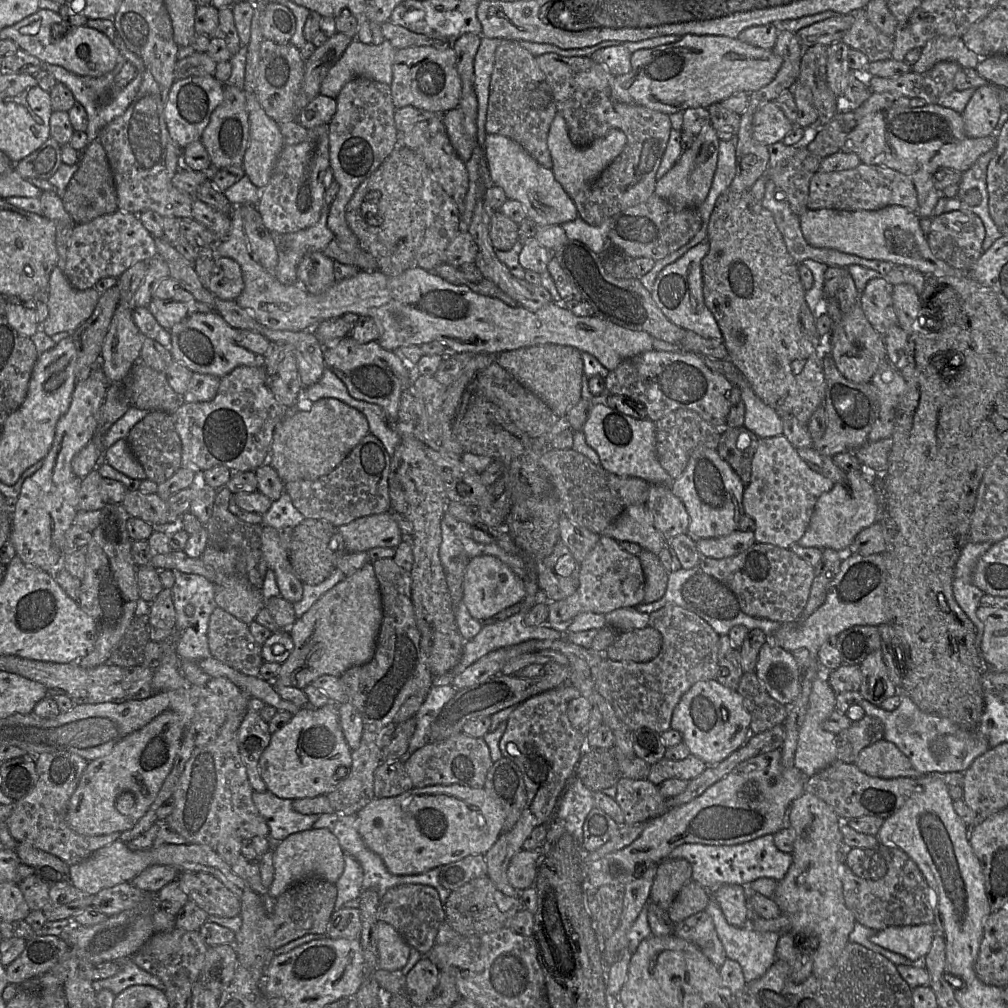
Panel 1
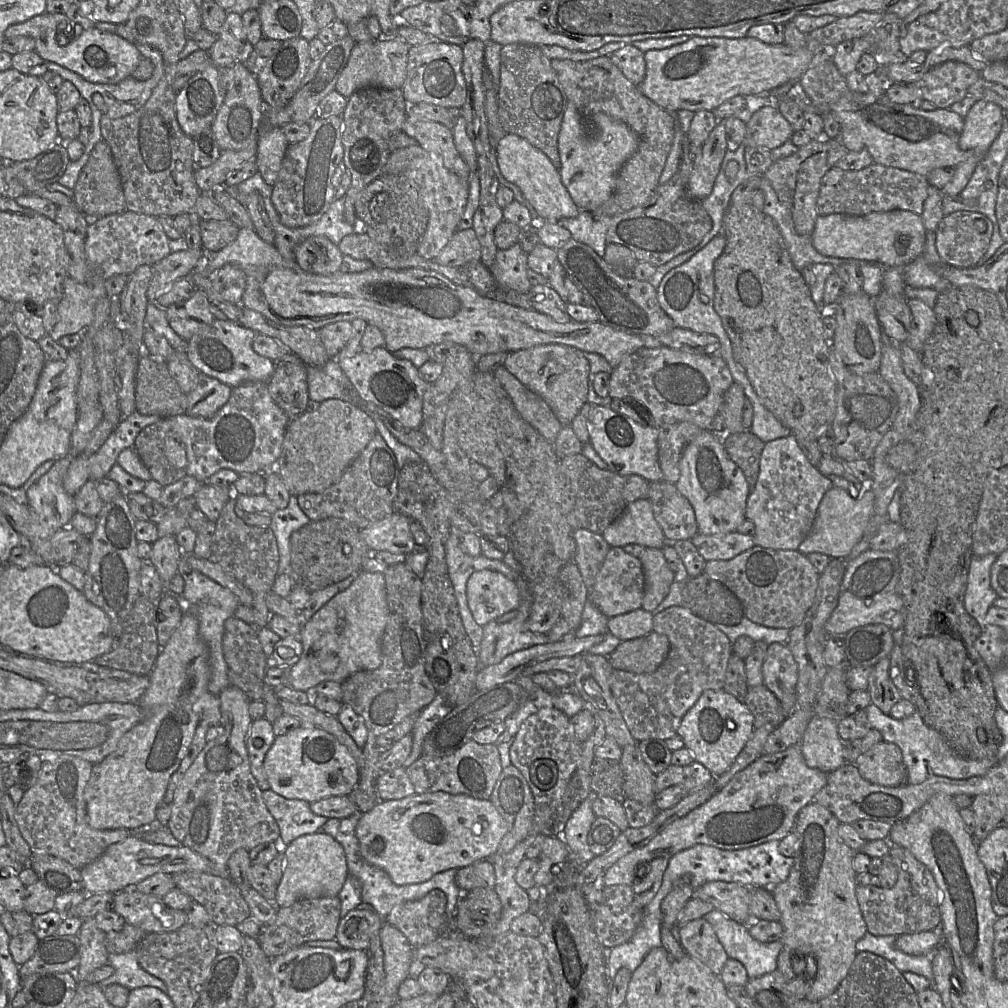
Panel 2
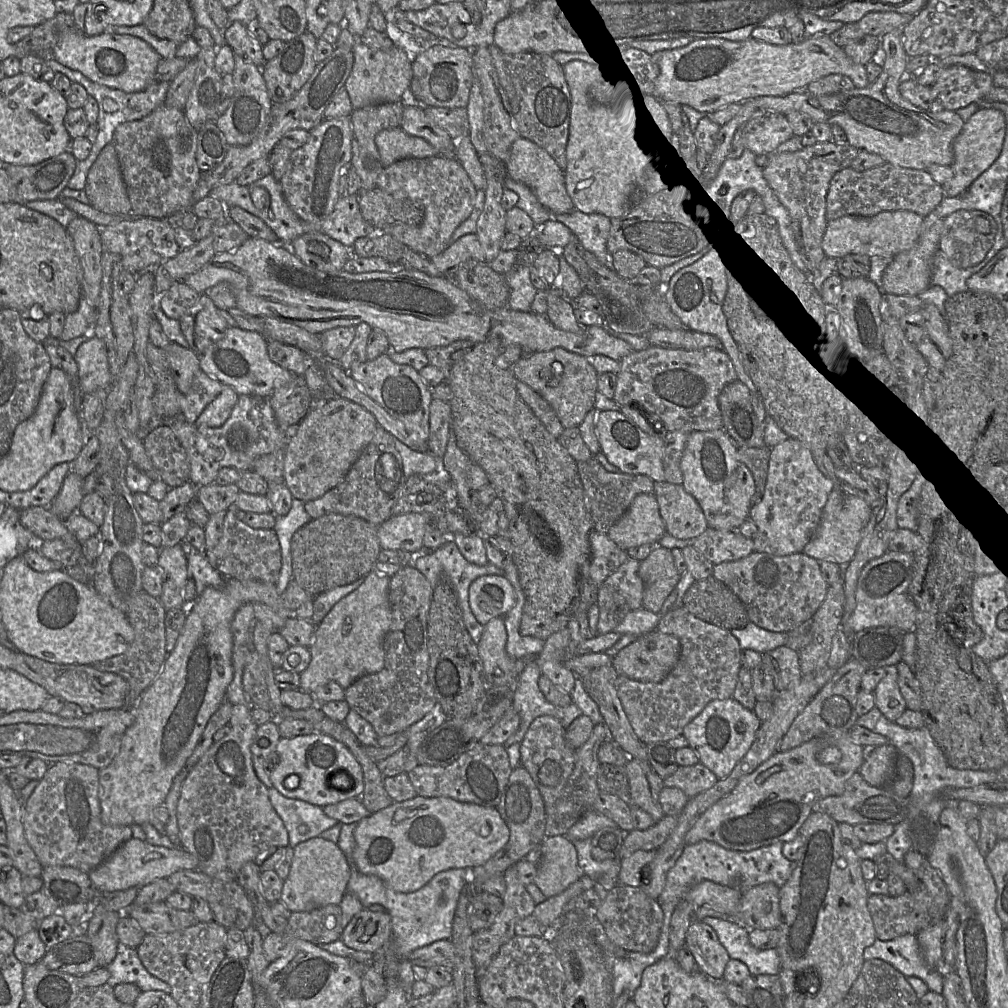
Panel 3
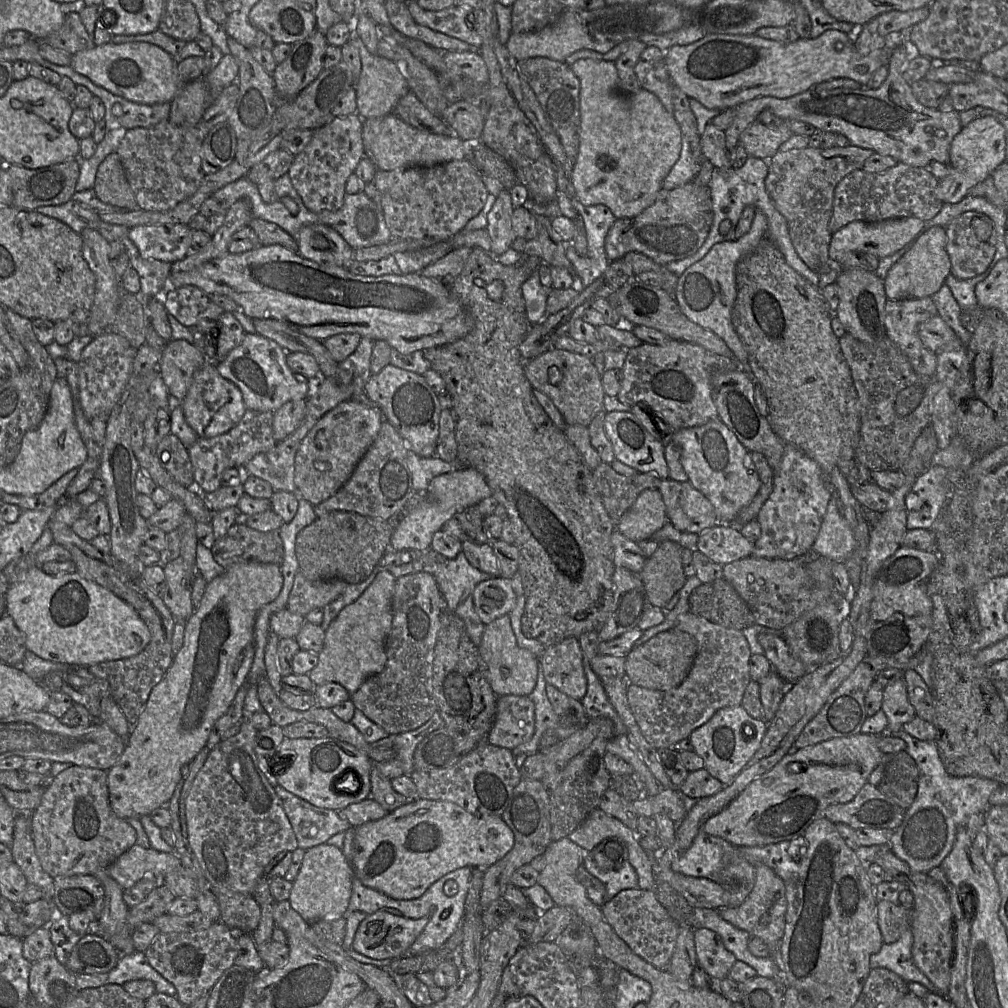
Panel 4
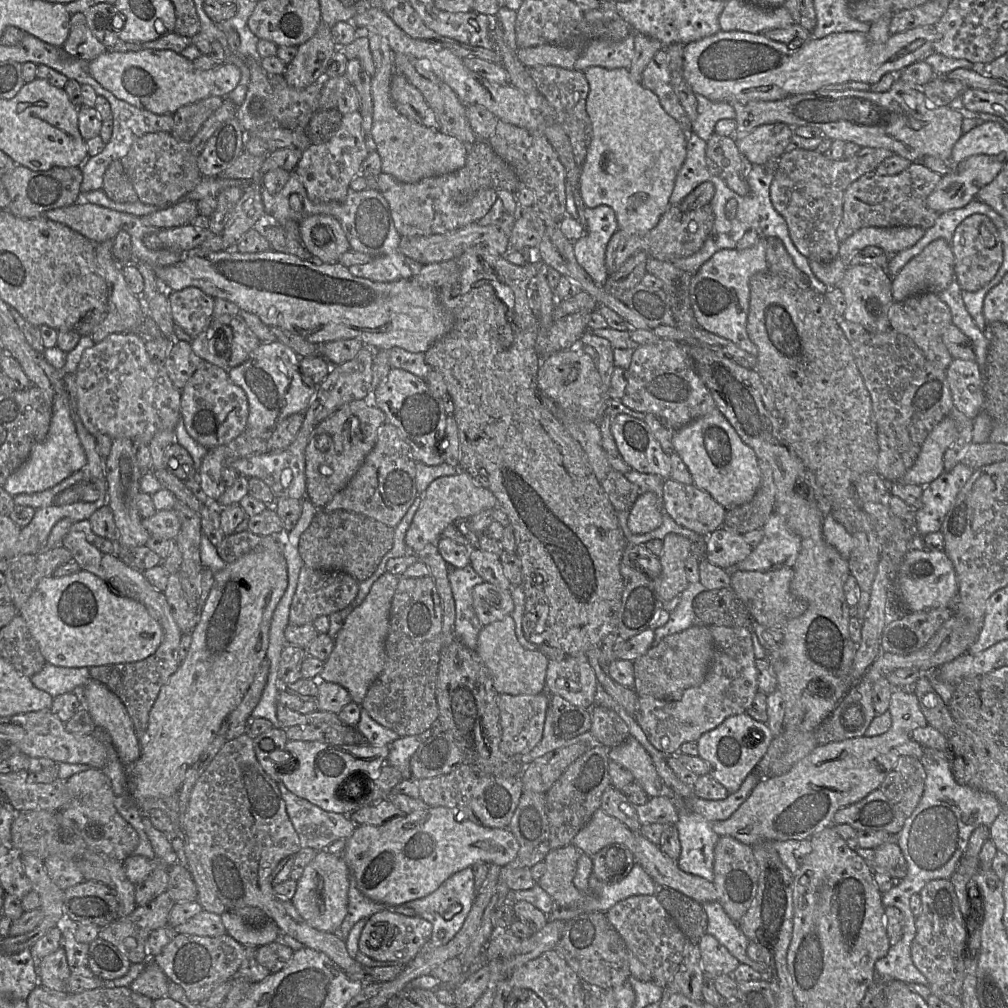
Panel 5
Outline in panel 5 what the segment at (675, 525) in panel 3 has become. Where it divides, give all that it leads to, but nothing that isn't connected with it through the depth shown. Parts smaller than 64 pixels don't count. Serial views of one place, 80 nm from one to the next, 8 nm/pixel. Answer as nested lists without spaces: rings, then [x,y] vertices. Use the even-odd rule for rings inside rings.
[[[667,478],[663,485],[663,511],[678,525],[701,536],[724,526],[727,510],[709,493],[694,484]]]

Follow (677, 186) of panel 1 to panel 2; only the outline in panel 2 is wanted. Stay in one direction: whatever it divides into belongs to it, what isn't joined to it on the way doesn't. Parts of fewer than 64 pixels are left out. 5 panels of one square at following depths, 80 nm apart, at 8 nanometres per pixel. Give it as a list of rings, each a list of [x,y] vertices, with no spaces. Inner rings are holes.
[[[718,122],[702,145],[701,154],[694,159],[693,170],[687,183],[687,192],[691,198],[703,201],[711,194],[727,150],[726,130],[724,125]]]

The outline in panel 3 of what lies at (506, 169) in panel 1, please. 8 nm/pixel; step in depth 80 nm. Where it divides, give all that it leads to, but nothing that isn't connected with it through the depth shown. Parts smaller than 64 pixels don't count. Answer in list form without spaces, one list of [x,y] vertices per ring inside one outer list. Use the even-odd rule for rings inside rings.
[[[519,137],[511,146],[510,157],[506,162],[508,176],[531,189],[538,201],[553,215],[571,212],[575,209],[569,196],[564,178],[564,171],[557,165],[551,155],[533,141]]]

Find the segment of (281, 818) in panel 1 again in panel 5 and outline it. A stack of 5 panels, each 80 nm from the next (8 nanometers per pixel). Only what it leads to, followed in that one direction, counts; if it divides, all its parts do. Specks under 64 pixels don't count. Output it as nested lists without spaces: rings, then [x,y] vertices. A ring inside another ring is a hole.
[[[278,782],[277,785],[302,848],[312,848],[317,851],[325,850],[334,841],[348,839],[353,834],[357,825],[348,815],[325,811],[308,800],[290,792],[282,782]]]

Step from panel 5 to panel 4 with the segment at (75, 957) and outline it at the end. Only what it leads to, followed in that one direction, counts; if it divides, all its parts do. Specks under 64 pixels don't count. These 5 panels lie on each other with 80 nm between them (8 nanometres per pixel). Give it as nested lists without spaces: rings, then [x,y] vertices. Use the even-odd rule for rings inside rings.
[[[62,912],[54,913],[52,919],[43,927],[48,927],[50,930],[50,937],[54,946],[53,955],[62,965],[66,964],[69,954],[82,935],[71,929],[68,916]]]

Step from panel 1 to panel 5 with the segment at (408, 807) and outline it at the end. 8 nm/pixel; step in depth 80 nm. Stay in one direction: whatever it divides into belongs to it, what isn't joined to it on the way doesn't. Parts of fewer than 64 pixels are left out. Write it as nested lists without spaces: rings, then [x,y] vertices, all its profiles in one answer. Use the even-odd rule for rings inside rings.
[[[429,807],[382,825],[359,825],[342,854],[357,888],[375,902],[400,906],[424,898],[451,875],[477,863],[500,867],[515,859],[519,843],[508,828],[490,828],[470,821],[463,812]]]

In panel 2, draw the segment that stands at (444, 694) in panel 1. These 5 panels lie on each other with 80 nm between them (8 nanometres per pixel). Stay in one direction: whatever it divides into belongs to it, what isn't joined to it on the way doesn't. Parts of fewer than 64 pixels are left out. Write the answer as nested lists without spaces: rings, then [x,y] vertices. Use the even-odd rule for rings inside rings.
[[[437,693],[433,701],[421,710],[414,722],[412,734],[412,748],[403,767],[408,767],[422,755],[422,745],[426,735],[449,712],[450,705],[445,698]]]

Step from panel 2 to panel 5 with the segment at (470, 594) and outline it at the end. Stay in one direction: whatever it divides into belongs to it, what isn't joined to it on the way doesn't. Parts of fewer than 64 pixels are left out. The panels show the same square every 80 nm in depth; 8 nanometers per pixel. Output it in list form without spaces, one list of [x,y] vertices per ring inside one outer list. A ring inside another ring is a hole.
[[[483,582],[474,587],[472,595],[475,613],[483,627],[502,620],[514,610],[511,590]]]

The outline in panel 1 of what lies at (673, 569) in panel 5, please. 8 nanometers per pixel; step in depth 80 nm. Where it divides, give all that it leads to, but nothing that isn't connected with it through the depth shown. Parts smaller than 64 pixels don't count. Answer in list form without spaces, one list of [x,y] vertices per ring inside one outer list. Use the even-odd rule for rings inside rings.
[[[642,550],[638,557],[645,576],[643,603],[658,601],[665,594],[669,572],[661,564],[658,555],[650,551]]]

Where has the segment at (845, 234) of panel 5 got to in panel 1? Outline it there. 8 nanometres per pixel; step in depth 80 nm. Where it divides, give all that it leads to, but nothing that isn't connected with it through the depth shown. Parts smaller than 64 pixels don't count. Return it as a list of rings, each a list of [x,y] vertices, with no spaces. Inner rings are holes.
[[[861,163],[849,170],[817,172],[810,181],[807,201],[810,210],[878,210],[892,205],[905,207],[914,213],[919,208],[917,191],[912,180],[891,168]]]

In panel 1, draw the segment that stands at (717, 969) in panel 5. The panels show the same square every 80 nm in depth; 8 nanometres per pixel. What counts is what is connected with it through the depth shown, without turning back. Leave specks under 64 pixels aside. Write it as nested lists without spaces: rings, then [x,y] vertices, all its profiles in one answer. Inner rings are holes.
[[[706,910],[676,923],[674,935],[697,946],[717,968],[720,968],[727,959],[713,920]]]

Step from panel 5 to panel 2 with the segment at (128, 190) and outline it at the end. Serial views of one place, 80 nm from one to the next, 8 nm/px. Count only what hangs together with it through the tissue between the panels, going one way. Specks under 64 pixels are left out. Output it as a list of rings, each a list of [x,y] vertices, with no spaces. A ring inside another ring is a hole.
[[[101,140],[90,152],[87,163],[82,168],[73,188],[75,207],[89,219],[120,213],[126,210],[121,177],[113,159],[111,148]]]

